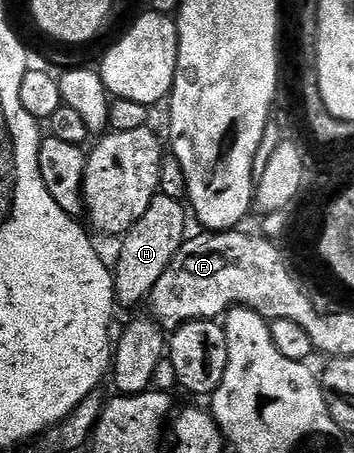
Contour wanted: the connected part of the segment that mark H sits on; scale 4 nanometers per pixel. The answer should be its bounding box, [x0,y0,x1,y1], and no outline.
[114,193,190,308]

